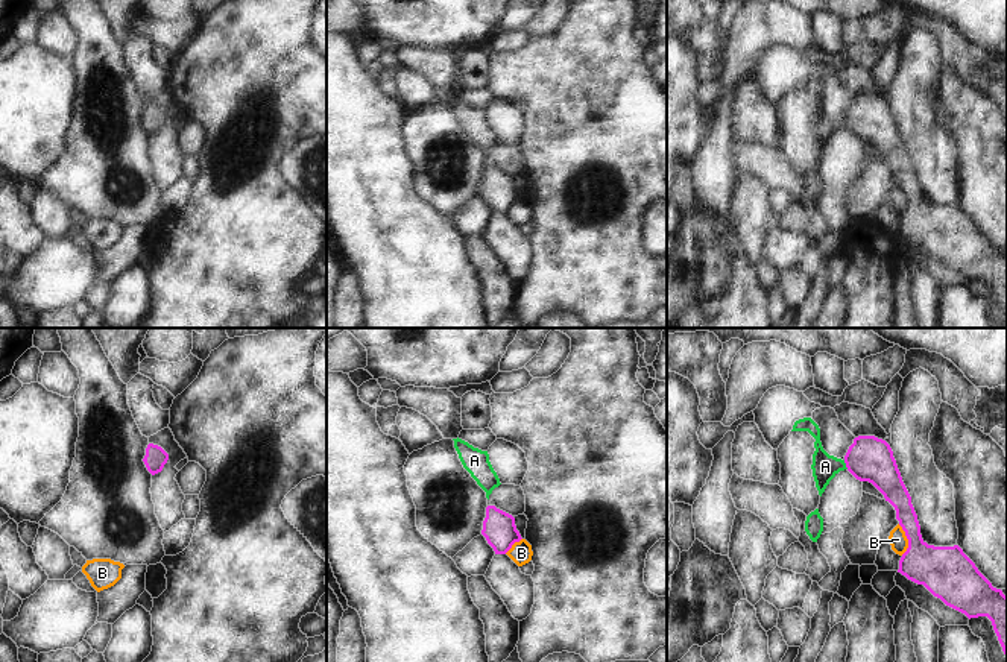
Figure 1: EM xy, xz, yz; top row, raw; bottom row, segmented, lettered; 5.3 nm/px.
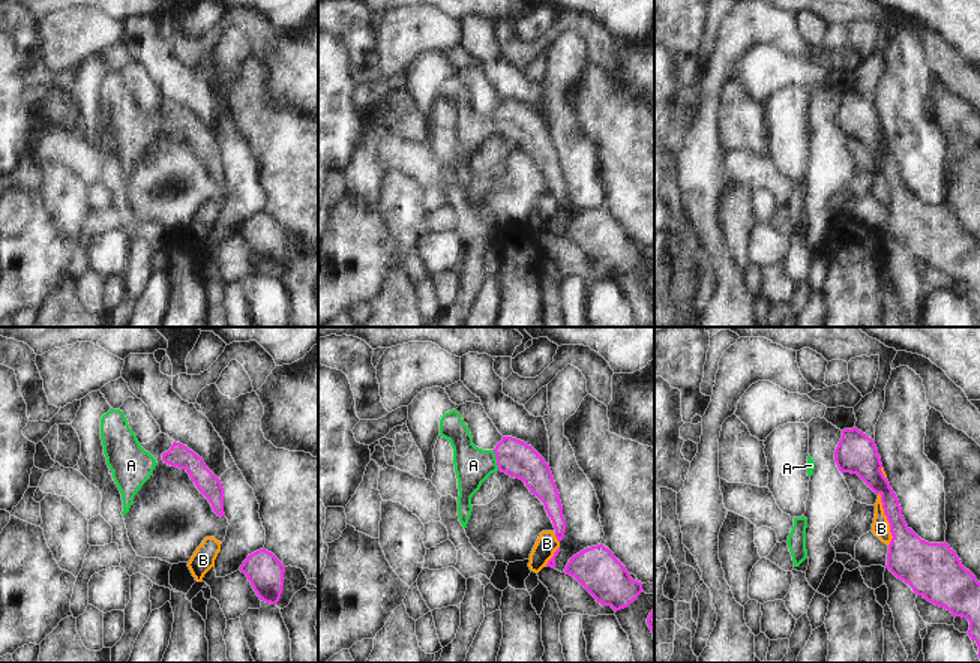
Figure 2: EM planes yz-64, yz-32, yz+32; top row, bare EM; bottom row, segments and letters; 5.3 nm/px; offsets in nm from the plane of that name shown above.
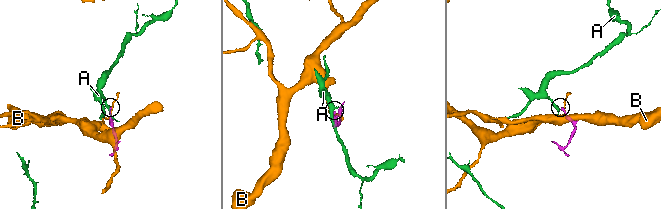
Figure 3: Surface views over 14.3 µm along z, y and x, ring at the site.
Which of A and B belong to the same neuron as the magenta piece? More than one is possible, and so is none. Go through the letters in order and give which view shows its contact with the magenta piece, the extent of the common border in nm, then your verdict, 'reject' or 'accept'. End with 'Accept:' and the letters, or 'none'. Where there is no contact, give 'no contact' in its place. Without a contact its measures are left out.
A: yz | 50 nm | accept
B: yz | 170 nm | reject
Accept: A

